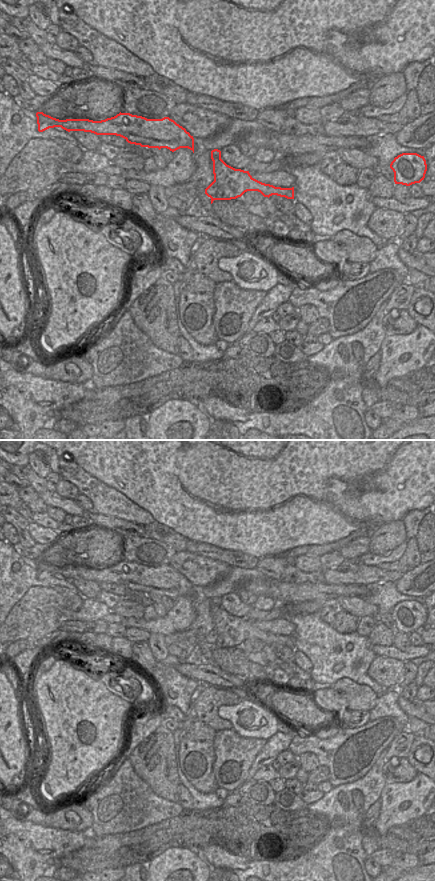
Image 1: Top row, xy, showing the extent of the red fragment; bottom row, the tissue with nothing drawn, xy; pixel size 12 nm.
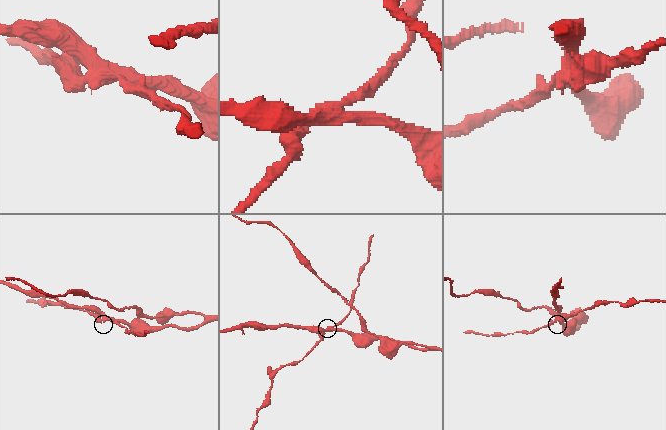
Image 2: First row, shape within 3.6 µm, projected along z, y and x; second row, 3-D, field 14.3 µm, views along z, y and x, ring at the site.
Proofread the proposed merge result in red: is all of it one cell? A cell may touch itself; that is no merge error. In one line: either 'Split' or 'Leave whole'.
Split

